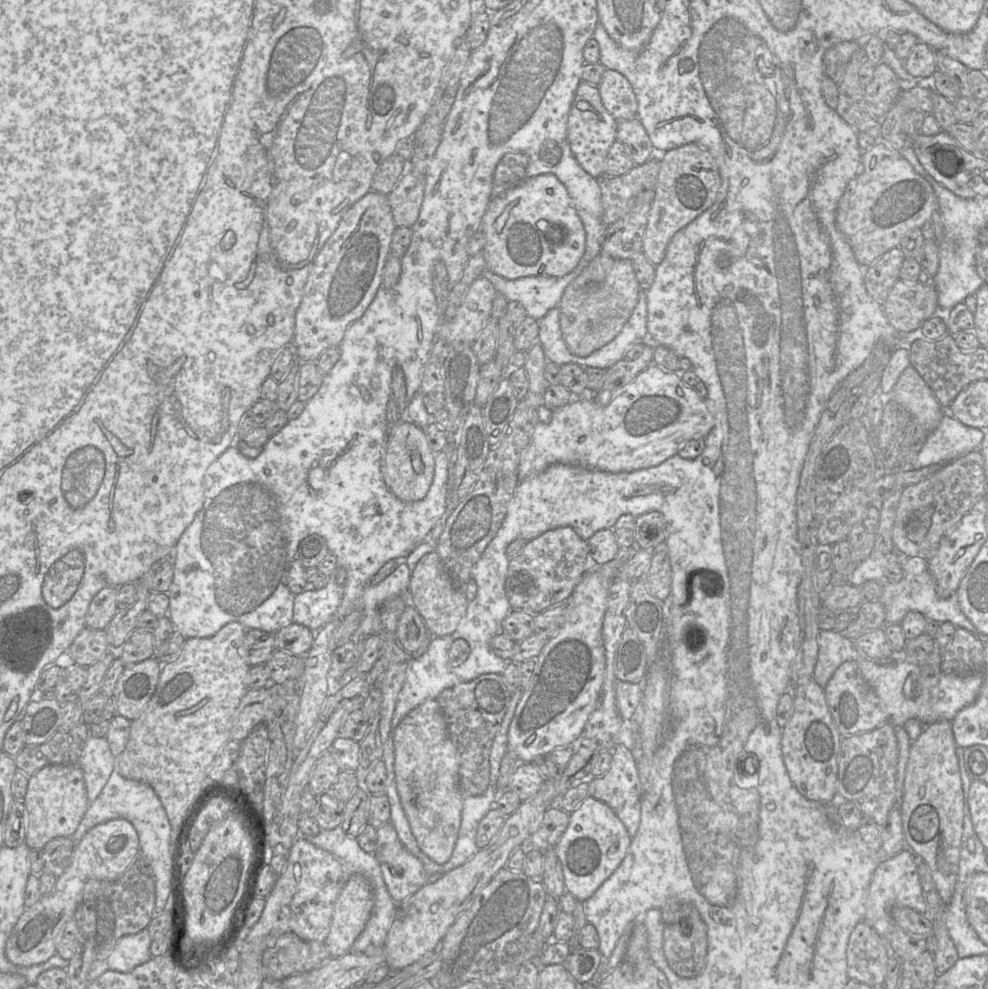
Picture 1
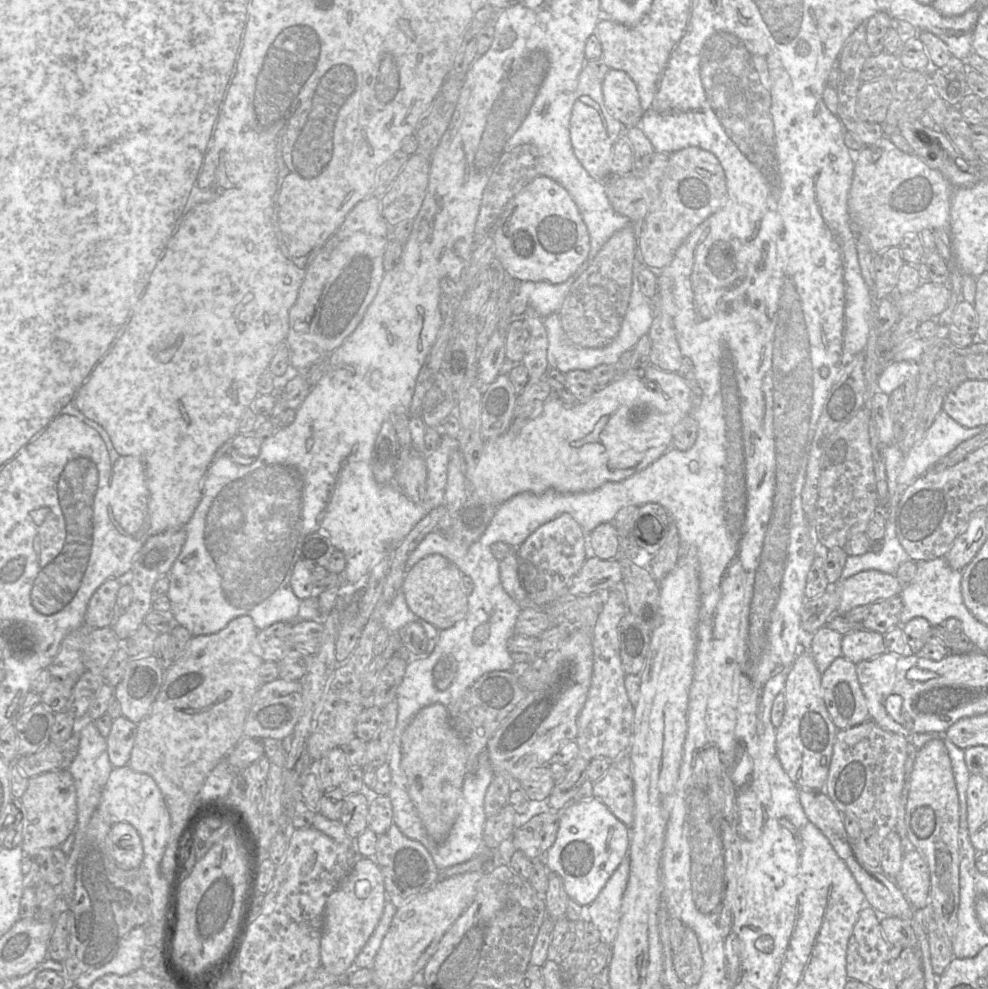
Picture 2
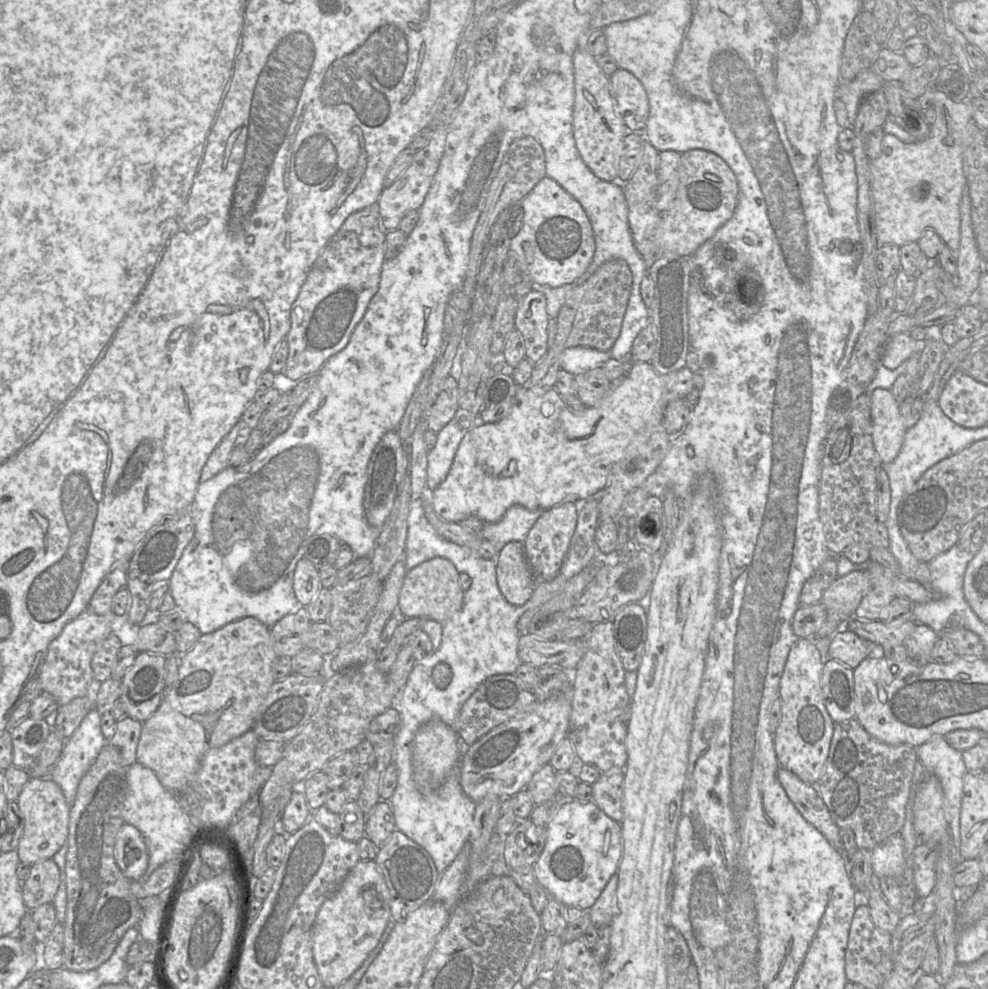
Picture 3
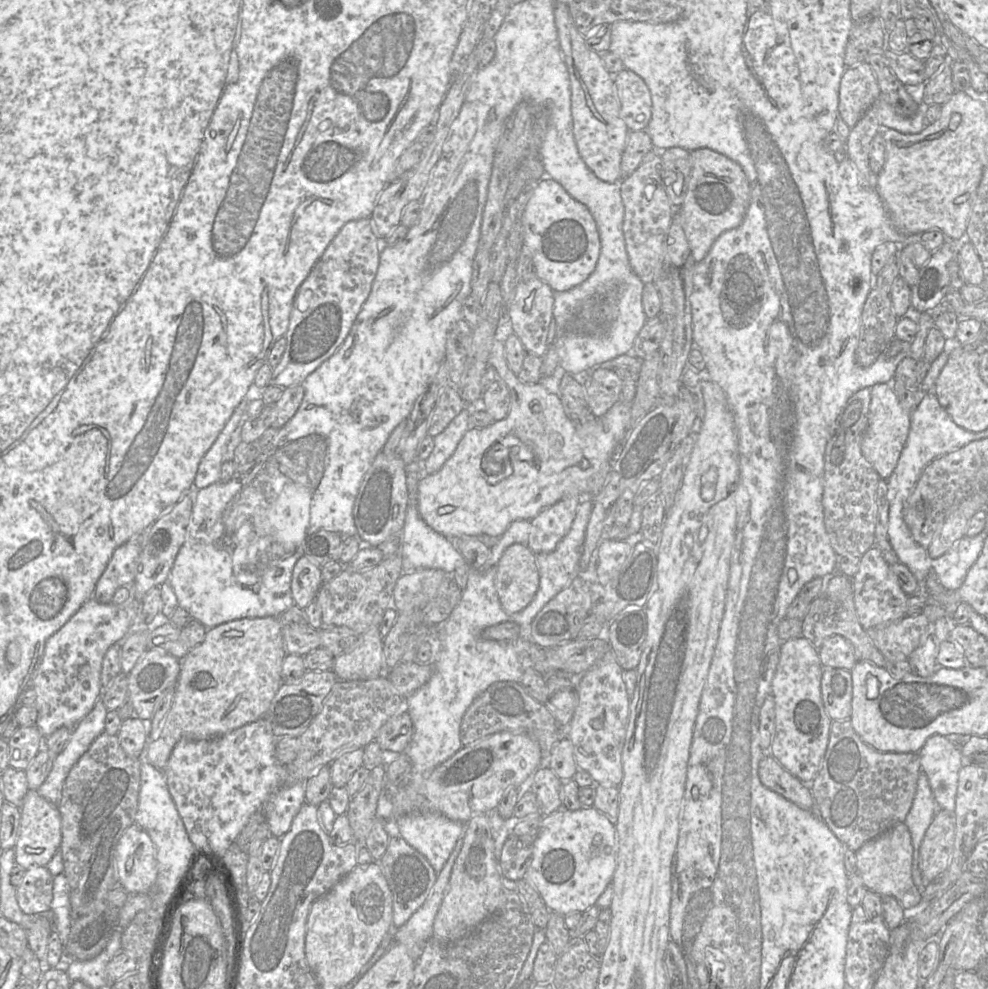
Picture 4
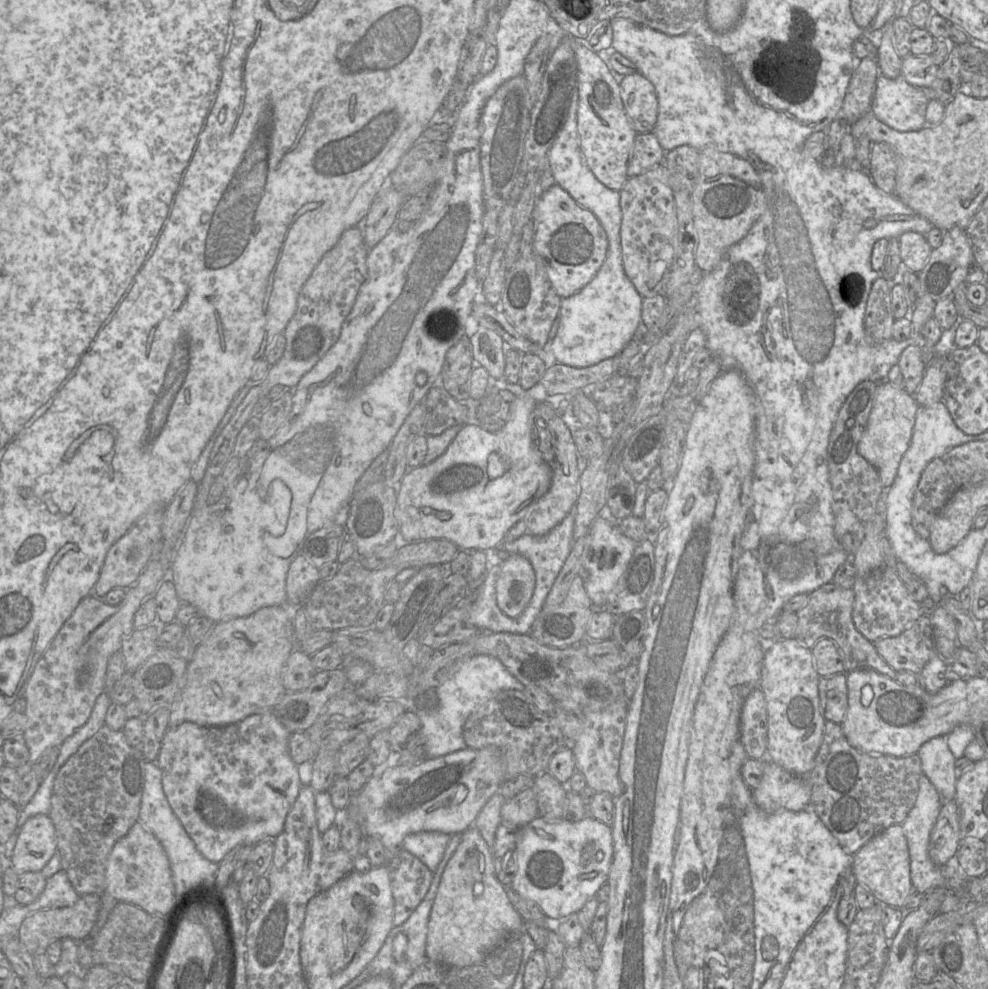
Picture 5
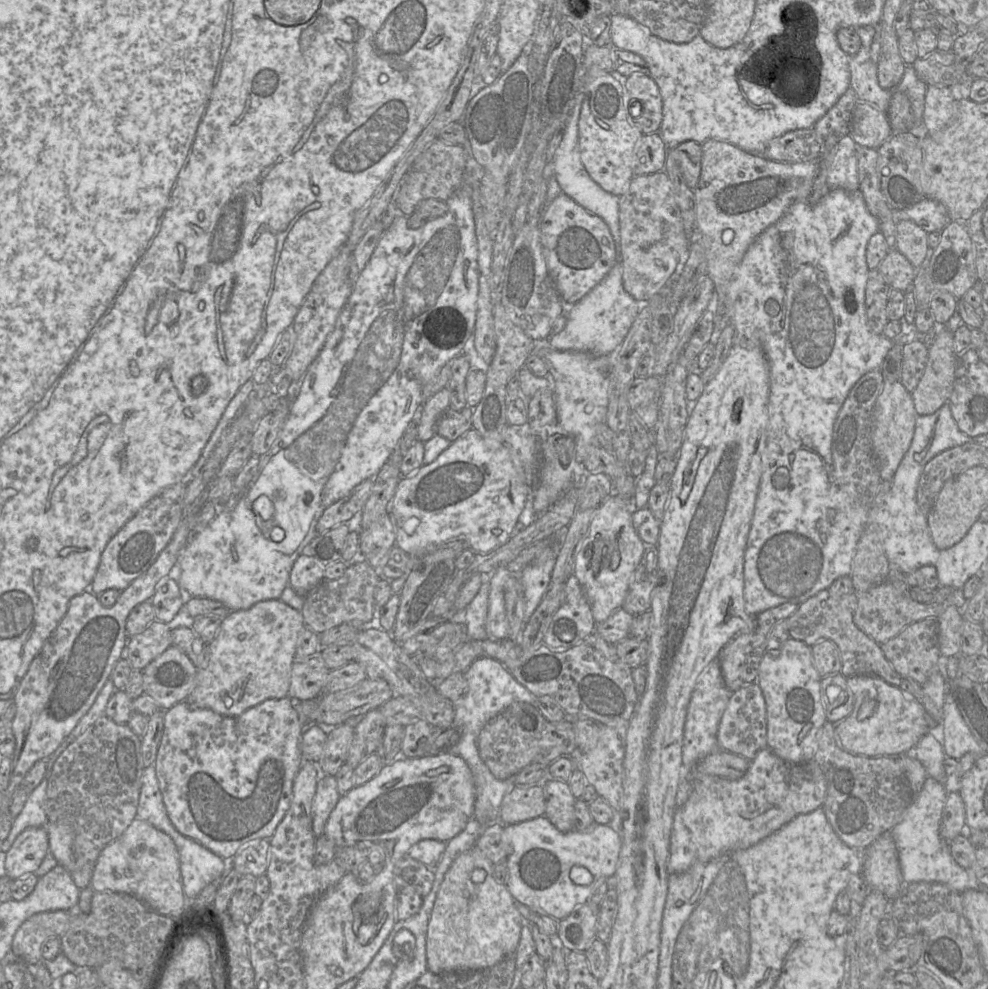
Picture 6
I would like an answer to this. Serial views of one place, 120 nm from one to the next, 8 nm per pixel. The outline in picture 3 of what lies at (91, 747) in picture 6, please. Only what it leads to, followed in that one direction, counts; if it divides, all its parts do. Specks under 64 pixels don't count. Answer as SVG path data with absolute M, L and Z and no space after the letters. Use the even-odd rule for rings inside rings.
M106 743L95 762L81 779L75 801L70 808L65 863L66 916L64 924L63 967L76 972L96 969L107 961L125 932L135 927L143 916L139 900L130 892L130 881L118 867L114 846L121 827L125 824L123 809L128 793L127 769L120 764L116 749Z

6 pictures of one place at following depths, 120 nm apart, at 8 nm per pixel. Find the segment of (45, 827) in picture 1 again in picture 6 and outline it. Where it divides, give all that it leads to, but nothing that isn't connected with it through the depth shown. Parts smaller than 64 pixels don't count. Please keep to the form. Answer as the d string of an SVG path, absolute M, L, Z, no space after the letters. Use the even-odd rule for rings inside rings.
M30 827L20 833L5 856L5 875L12 880L36 872L49 852L47 829Z

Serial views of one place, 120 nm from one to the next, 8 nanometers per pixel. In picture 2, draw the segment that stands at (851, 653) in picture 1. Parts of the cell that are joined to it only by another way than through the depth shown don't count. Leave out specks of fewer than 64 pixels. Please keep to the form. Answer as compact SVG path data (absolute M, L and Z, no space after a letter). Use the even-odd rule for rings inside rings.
M826 626L813 633L810 652L821 674L842 655L842 638L842 634Z

